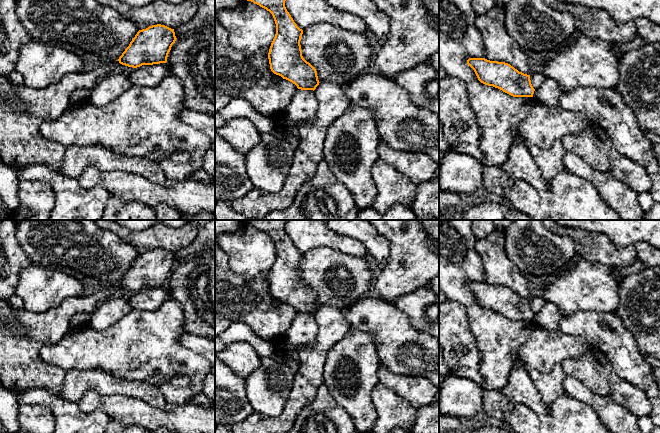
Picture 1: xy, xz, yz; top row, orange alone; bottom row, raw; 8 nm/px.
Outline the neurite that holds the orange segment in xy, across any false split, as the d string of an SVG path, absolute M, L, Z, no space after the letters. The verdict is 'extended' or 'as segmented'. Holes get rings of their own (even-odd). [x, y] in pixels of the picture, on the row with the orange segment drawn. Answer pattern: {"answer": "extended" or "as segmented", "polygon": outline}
{"answer": "as segmented", "polygon": "M161 24L149 26L137 32L118 61L133 68L166 63L176 39L174 29Z"}

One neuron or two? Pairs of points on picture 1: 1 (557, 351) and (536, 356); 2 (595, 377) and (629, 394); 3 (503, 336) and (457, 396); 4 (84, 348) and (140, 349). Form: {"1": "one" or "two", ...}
{"1": "one", "2": "one", "3": "two", "4": "one"}

